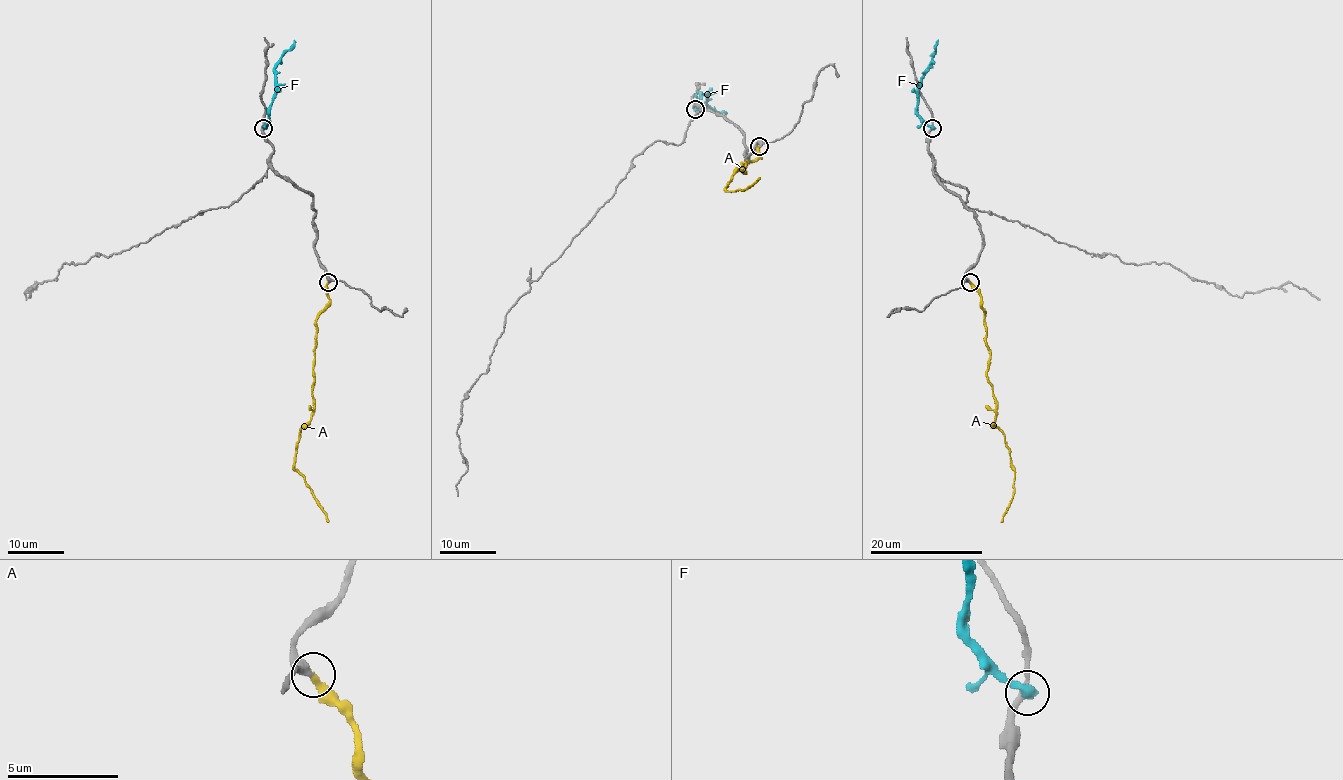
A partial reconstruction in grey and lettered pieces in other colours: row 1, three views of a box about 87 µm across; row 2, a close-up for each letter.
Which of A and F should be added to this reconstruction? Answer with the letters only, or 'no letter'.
A

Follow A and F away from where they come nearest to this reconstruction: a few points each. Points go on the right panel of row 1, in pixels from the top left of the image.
A: (970, 282), (984, 312), (994, 424), (1004, 436), (1012, 468), (1014, 495), (1001, 522)
F: (932, 128), (917, 111), (917, 101), (919, 80), (938, 39)

